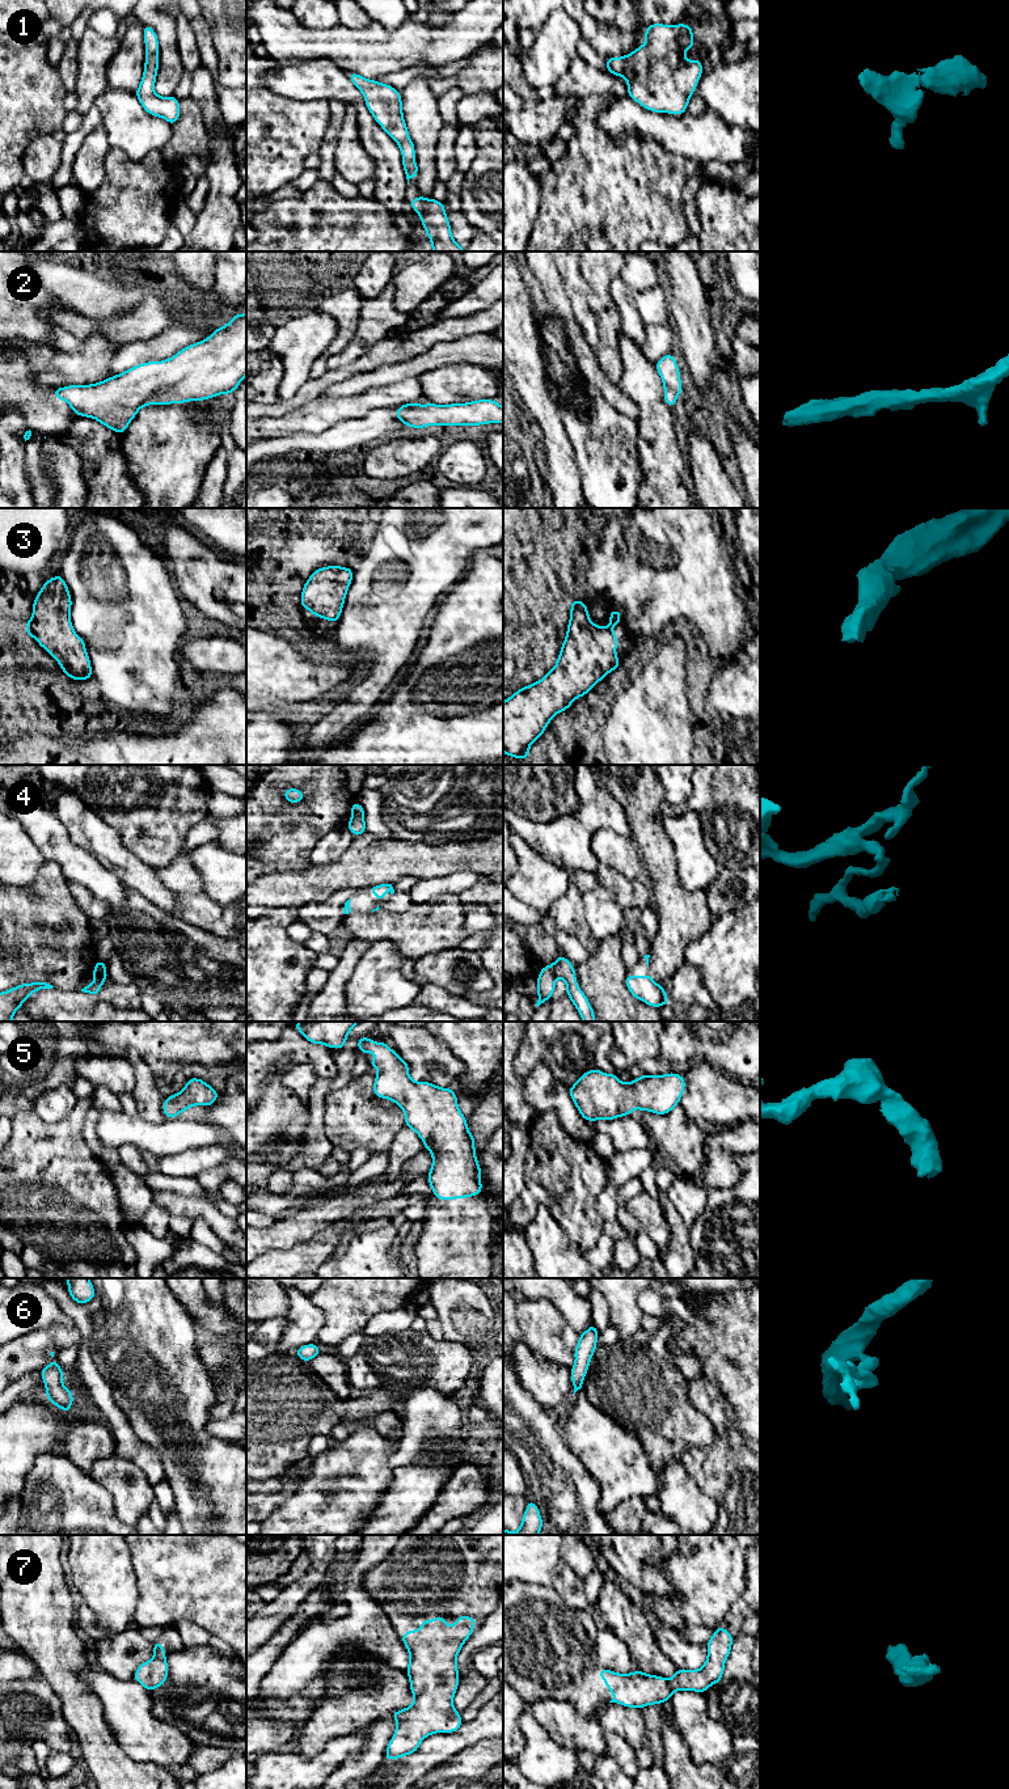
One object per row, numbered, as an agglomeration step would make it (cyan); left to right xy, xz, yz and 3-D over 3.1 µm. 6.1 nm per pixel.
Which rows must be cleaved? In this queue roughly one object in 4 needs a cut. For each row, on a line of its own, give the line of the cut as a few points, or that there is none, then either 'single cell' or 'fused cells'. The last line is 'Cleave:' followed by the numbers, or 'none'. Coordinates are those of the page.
1: no cut | single cell
2: no cut | single cell
3: no cut | single cell
4: xy (105, 968), (95, 971) | fused cells
5: no cut | single cell
6: no cut | single cell
7: no cut | single cell
Cleave: 4

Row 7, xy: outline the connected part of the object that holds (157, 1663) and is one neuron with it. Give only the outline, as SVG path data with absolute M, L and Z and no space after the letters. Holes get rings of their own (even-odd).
M152 1642L153 1658L143 1662L134 1674L134 1680L139 1682L147 1691L161 1687L168 1678L168 1662L165 1648L161 1642Z

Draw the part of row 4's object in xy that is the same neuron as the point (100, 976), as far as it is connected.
M106 969L105 970L93 970L92 974L94 976L94 981L90 985L81 989L81 991L97 997L100 989L102 987L102 984L109 977L107 977Z

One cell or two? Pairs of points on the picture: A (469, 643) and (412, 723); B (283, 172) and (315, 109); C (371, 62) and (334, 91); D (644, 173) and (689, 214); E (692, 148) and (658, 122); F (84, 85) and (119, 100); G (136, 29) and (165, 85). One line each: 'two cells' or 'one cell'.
A: one cell
B: one cell
C: two cells
D: two cells
E: one cell
F: two cells
G: two cells

